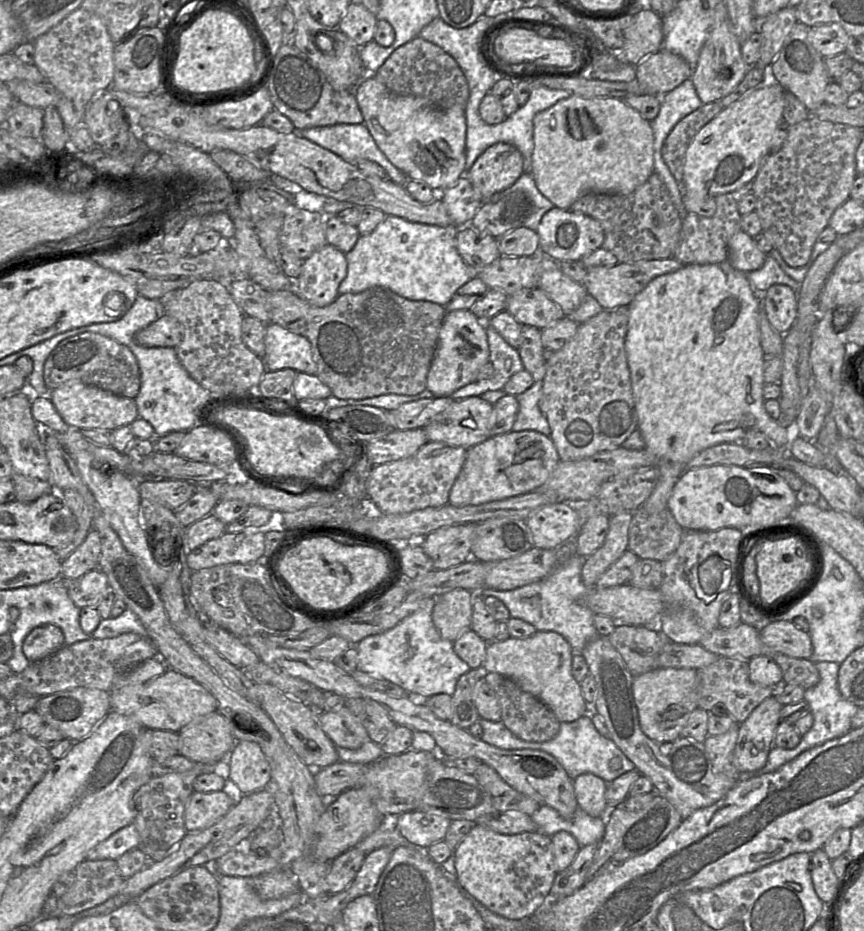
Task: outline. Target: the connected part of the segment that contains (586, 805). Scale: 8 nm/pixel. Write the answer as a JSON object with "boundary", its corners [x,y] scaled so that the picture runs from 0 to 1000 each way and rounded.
{"boundary":[[[677,830],[663,838],[669,867],[685,878],[701,878],[705,870],[701,861],[701,841],[694,835]]]}

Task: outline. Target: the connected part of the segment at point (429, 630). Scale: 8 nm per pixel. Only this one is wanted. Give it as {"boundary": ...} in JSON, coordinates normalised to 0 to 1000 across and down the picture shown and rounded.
{"boundary":[[[493,642],[491,650],[457,673],[426,683],[412,692],[413,719],[455,733],[484,751],[495,751],[505,745],[523,748],[532,726],[545,718],[528,702],[524,690],[513,685],[502,671],[500,656],[505,642]]]}

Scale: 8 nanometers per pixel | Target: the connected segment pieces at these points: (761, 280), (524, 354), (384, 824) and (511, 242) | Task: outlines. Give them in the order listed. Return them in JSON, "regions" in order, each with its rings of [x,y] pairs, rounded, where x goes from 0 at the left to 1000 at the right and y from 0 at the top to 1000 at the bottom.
{"regions":[[[[887,274],[885,281],[881,288],[862,294],[865,295],[869,307],[876,315],[885,317],[887,311],[892,306],[906,305],[918,310],[924,323],[927,304],[921,303],[909,294],[891,274]]],[[[604,350],[603,371],[600,374],[605,396],[617,405],[618,410],[628,409],[632,401],[632,387],[626,365],[626,354],[617,350]]],[[[443,875],[438,889],[414,904],[411,910],[426,917],[441,910],[456,912],[462,909],[480,909],[463,895],[458,883],[459,876]]],[[[609,244],[597,245],[575,256],[580,275],[622,275],[625,270],[624,253]]]]}

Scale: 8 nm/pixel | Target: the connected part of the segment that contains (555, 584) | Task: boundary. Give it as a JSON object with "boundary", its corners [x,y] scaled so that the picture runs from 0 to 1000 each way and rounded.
{"boundary":[[[667,595],[633,620],[594,634],[573,634],[561,631],[552,638],[578,643],[589,655],[590,663],[602,664],[613,669],[622,678],[647,680],[657,689],[664,701],[672,701],[681,690],[694,683],[688,672],[689,660],[677,649],[677,641],[685,633],[677,629],[672,622],[677,599]]]}

